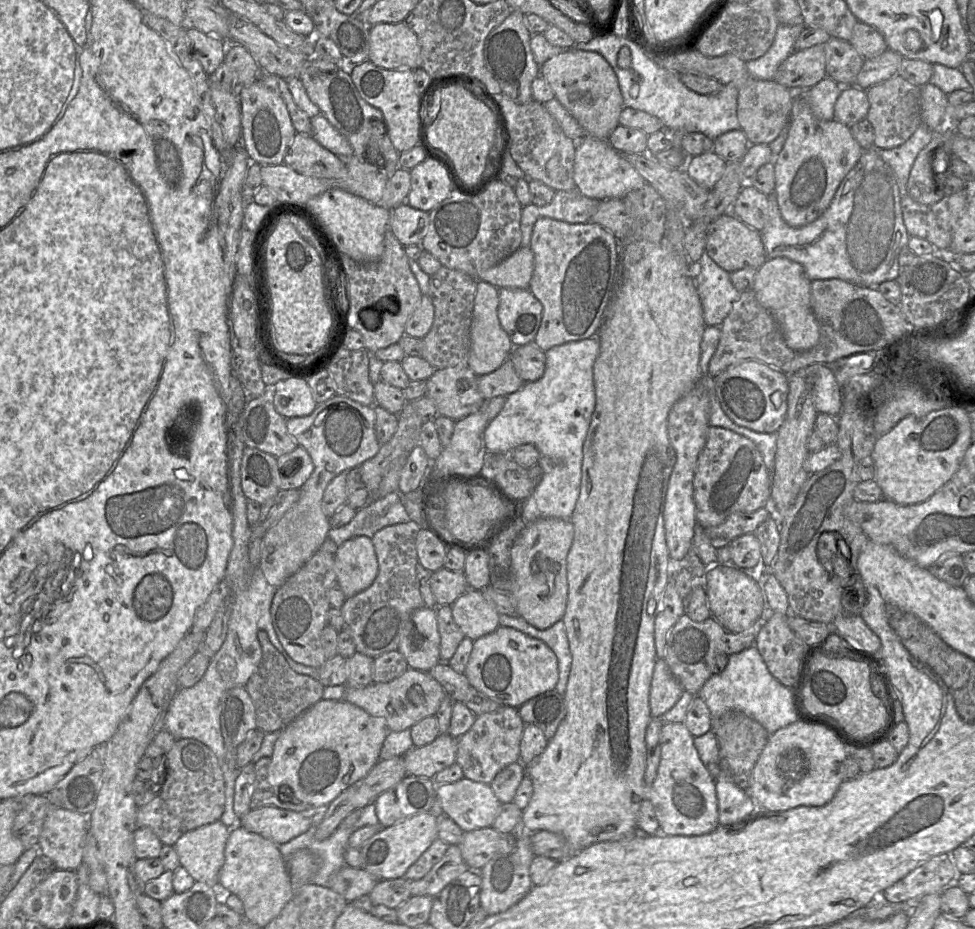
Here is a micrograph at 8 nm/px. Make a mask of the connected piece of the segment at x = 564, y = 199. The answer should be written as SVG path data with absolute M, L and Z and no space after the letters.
M578 189L556 191L553 200L547 206L528 204L522 208L520 228L521 246L530 247L533 227L539 218L552 218L577 224L589 223L596 213L599 200L584 196Z

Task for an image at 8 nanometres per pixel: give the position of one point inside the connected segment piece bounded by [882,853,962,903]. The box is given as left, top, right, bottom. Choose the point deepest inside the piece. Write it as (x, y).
(936, 874)

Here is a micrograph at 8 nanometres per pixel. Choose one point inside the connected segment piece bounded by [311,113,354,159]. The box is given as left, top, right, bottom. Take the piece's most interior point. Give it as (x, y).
(323, 131)

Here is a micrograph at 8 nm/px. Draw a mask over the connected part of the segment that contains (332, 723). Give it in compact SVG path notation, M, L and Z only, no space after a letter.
M321 699L281 731L274 745L267 780L273 788L280 788L281 800L287 799L283 790L289 788L297 800L308 804L312 810L322 810L341 792L366 777L380 760L380 751L388 733L384 719L373 717L345 700Z

